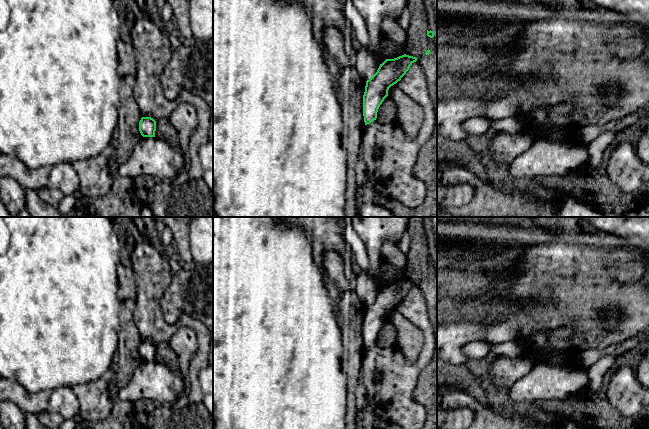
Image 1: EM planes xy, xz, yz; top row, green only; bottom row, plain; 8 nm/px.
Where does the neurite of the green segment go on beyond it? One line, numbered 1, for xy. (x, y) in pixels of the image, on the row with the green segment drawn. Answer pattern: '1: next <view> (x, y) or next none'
1: next none

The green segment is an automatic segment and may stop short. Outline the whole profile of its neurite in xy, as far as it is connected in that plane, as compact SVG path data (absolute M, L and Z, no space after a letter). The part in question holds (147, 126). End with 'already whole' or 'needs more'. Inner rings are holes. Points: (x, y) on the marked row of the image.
M142 117L139 122L139 131L143 137L155 137L156 121L151 117Z | already whole

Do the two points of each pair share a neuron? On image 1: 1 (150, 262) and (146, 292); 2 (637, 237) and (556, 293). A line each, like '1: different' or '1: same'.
1: same
2: different

